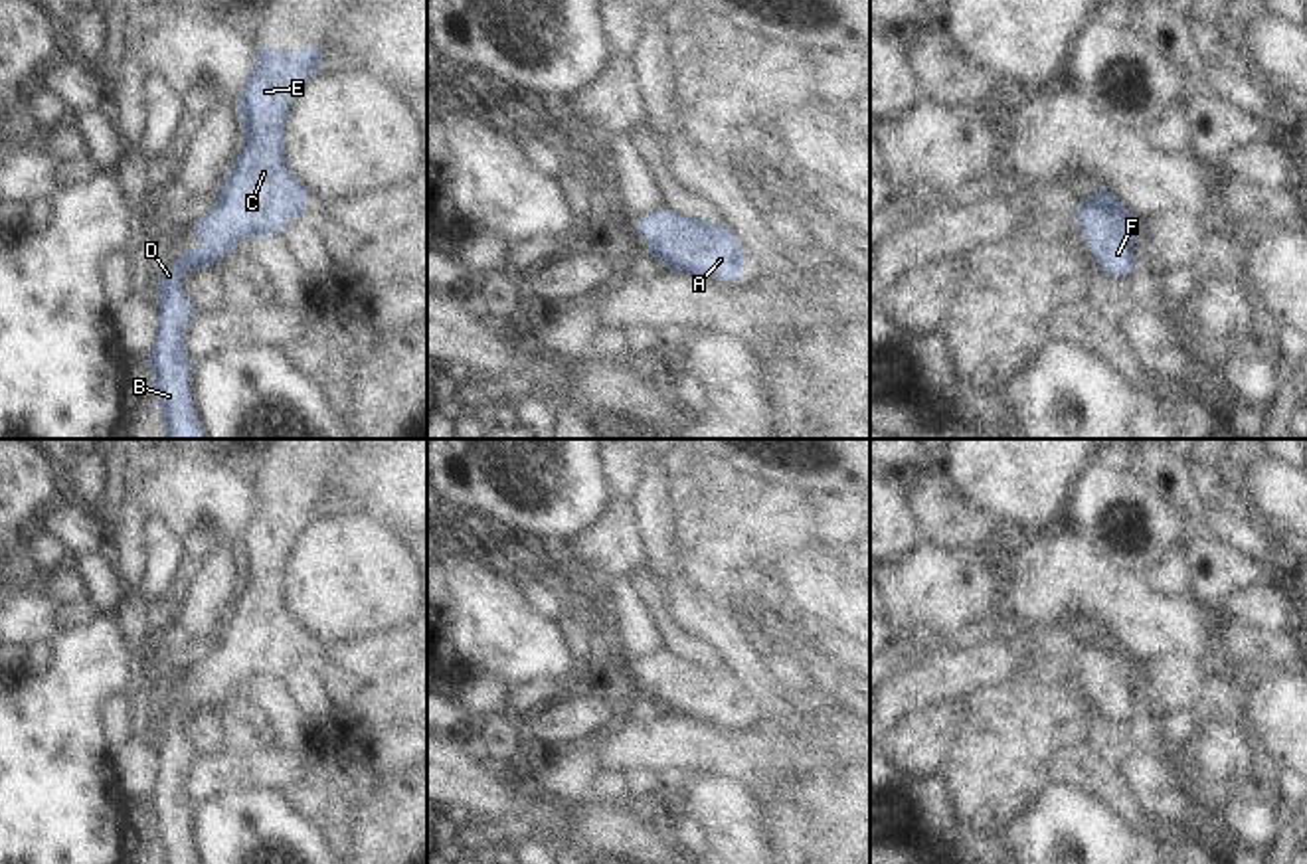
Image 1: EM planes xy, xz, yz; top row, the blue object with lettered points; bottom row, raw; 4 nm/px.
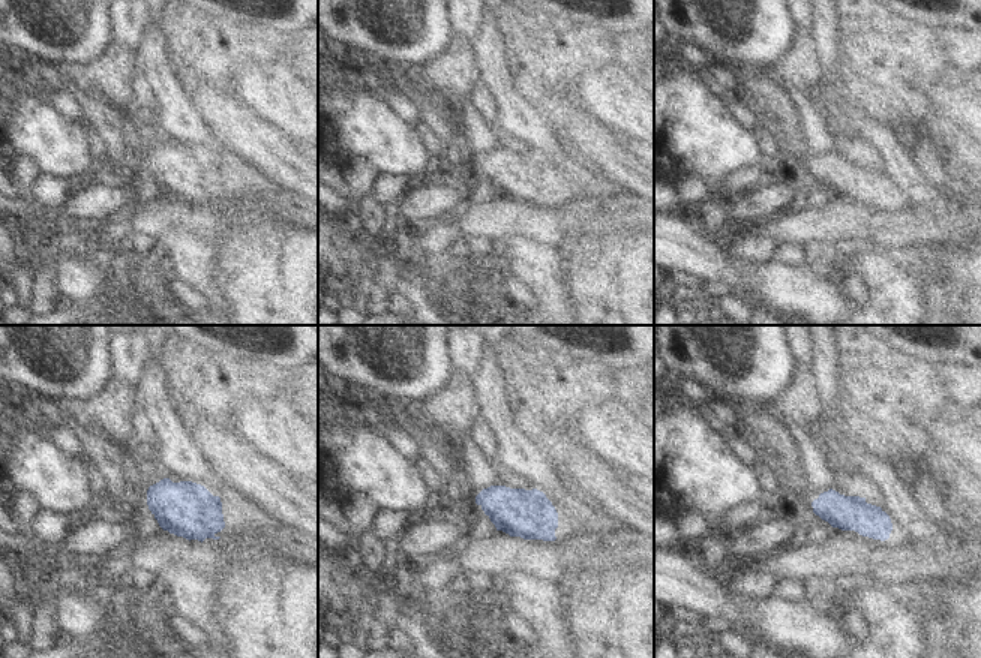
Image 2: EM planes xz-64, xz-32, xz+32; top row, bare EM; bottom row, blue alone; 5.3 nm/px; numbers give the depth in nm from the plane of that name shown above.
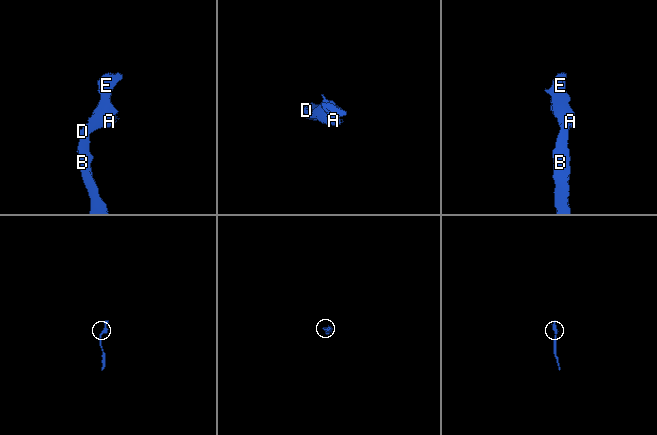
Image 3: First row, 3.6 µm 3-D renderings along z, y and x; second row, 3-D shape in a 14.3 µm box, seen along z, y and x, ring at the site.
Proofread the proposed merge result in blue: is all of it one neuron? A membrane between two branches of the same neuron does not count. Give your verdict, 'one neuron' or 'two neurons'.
one neuron

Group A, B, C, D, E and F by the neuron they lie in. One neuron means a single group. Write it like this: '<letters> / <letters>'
A B C D E F

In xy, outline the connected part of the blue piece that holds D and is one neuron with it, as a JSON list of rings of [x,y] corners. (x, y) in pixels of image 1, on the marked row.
[[[263,45],[255,53],[255,63],[239,89],[239,127],[245,129],[241,150],[235,154],[223,186],[216,196],[216,206],[202,219],[194,221],[194,237],[204,245],[184,251],[170,267],[164,267],[156,283],[156,332],[146,354],[154,378],[154,395],[160,405],[166,439],[204,439],[192,407],[188,388],[190,358],[184,352],[184,328],[192,316],[182,281],[188,267],[208,267],[223,253],[233,253],[237,241],[253,241],[267,233],[281,233],[289,217],[303,214],[308,192],[291,176],[283,162],[283,130],[291,99],[303,83],[316,75],[320,63],[318,47],[277,49]]]

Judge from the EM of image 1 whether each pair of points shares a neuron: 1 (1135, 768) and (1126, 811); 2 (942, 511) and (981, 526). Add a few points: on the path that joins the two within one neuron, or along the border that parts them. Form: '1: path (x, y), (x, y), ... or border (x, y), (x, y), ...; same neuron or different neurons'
1: border (1124, 777), (1137, 805), (1161, 823); different neurons
2: path (952, 520), (971, 526); same neuron

